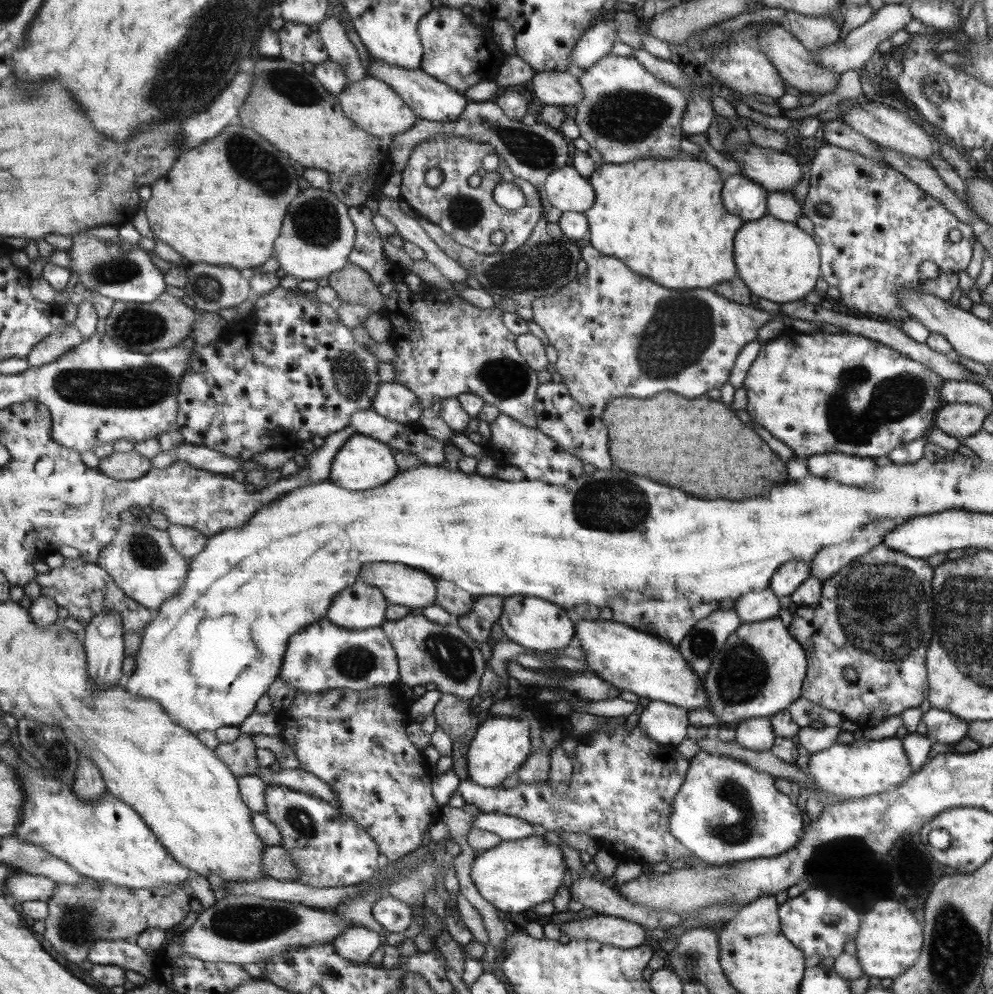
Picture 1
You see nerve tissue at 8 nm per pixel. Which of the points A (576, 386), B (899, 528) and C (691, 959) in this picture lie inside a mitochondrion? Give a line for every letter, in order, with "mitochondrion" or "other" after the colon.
A: other
B: other
C: mitochondrion

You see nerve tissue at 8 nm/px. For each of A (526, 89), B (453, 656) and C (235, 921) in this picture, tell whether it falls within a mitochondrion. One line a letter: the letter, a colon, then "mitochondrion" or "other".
A: other
B: mitochondrion
C: mitochondrion

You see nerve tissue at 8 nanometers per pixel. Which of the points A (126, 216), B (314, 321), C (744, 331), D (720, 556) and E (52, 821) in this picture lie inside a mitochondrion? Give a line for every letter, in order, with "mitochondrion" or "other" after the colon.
A: other
B: other
C: other
D: other
E: other

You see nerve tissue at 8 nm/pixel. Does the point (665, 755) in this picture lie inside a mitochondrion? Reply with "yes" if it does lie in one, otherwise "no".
no

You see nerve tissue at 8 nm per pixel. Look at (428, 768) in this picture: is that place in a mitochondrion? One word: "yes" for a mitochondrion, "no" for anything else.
no

